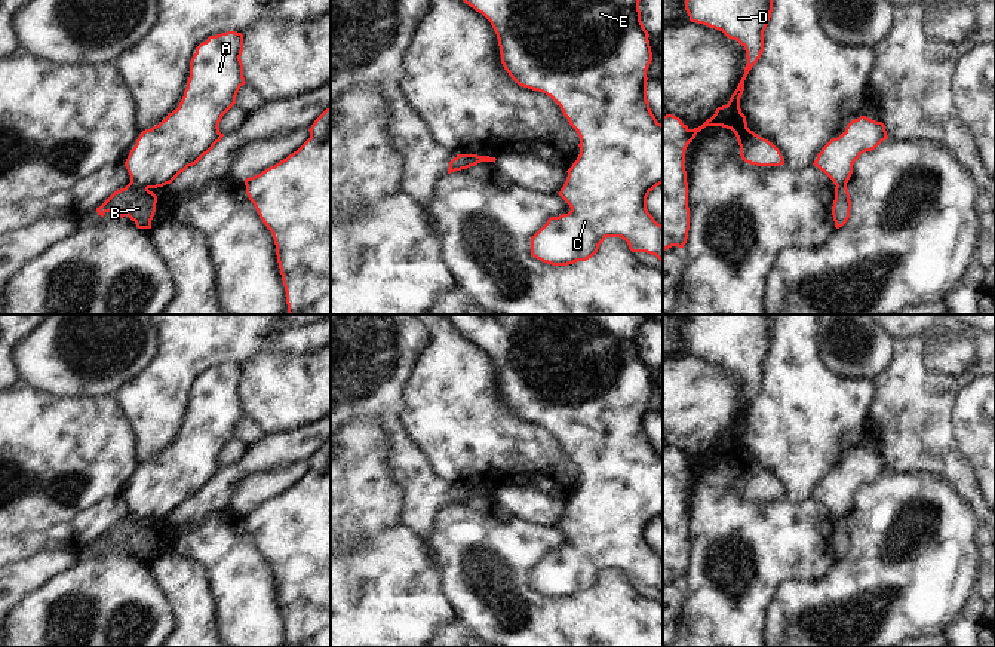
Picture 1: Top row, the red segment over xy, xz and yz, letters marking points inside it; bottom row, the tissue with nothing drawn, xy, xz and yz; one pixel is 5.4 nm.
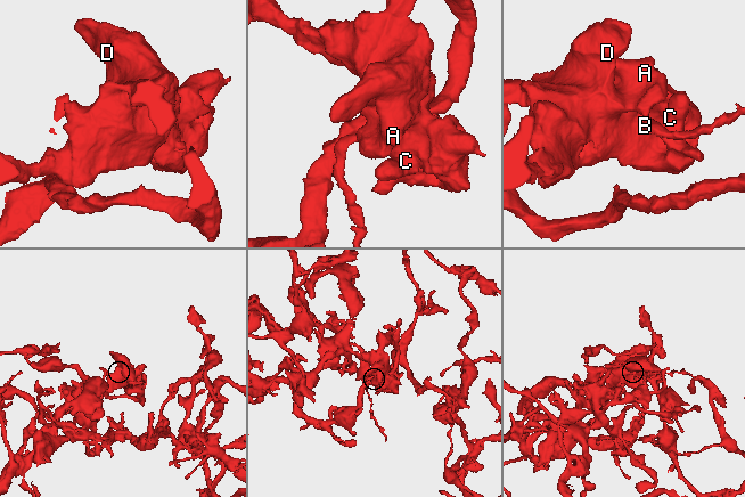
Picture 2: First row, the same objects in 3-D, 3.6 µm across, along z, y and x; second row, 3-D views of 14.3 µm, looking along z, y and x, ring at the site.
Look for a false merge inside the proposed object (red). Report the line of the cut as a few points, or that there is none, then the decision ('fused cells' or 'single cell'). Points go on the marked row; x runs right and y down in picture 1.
cut xy (131, 180), (147, 189); fused cells

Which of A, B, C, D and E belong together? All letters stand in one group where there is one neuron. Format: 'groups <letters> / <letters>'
groups A C D E / B

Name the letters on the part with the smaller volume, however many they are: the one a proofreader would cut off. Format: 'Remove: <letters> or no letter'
Remove: B

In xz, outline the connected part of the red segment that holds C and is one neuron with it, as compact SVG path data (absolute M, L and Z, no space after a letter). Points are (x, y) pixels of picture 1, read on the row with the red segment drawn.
M463 0L482 13L492 25L500 46L501 64L509 76L519 85L550 96L562 110L569 125L580 137L580 154L566 171L568 177L558 193L571 208L568 214L550 217L547 223L531 237L531 255L552 266L568 266L592 258L606 237L621 237L632 252L655 255L663 263L663 226L647 209L648 194L663 184L663 125L657 122L647 99L647 70L652 61L649 34L641 21L641 0Z

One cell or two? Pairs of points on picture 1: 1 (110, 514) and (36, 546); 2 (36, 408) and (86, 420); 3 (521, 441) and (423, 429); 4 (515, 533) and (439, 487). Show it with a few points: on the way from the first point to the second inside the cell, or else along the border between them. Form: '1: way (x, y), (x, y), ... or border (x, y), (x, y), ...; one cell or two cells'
1: way (92, 524), (54, 539); one cell
2: way (48, 420), (74, 420); one cell
3: way (497, 441), (476, 441), (464, 429), (447, 429); one cell
4: border (448, 506), (441, 512), (436, 529), (430, 536); two cells

